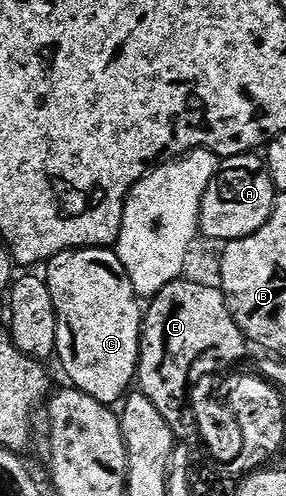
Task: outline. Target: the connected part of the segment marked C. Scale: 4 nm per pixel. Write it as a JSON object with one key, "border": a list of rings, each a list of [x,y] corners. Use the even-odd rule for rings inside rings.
{"border":[[[80,247],[69,251],[62,251],[45,264],[44,278],[48,289],[52,293],[52,305],[56,305],[56,359],[57,362],[62,362],[63,373],[74,382],[71,384],[77,390],[88,393],[88,397],[92,397],[96,401],[107,405],[121,404],[131,390],[132,384],[130,382],[135,382],[138,374],[138,352],[142,349],[144,307],[138,298],[136,289],[132,289],[132,281],[128,281],[128,273],[124,269],[124,265],[120,265],[120,257],[117,250],[105,247]]]}

